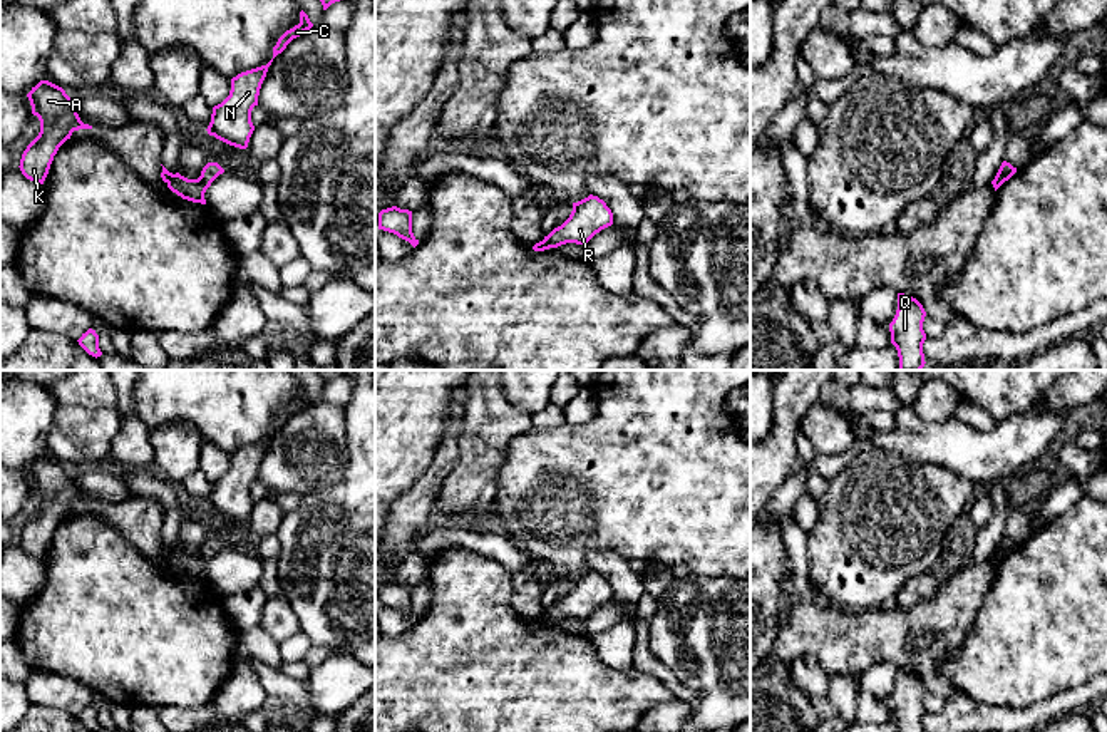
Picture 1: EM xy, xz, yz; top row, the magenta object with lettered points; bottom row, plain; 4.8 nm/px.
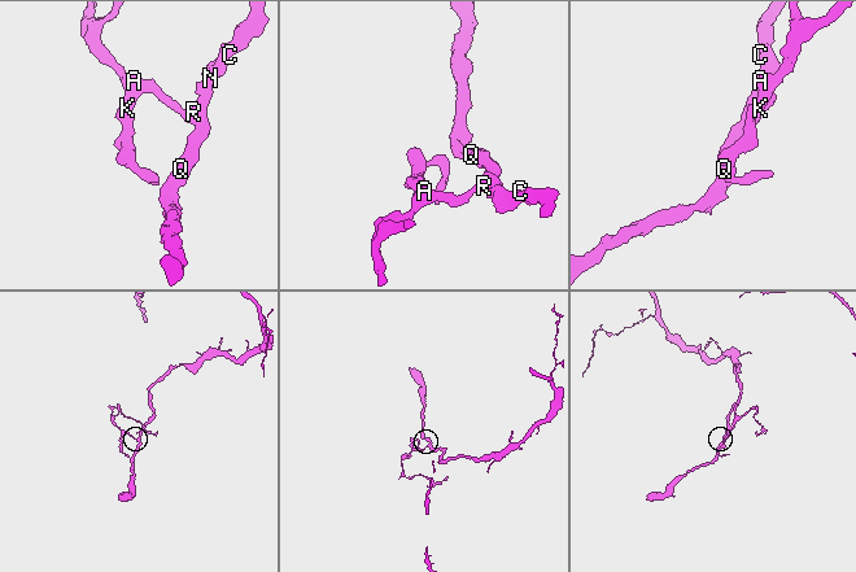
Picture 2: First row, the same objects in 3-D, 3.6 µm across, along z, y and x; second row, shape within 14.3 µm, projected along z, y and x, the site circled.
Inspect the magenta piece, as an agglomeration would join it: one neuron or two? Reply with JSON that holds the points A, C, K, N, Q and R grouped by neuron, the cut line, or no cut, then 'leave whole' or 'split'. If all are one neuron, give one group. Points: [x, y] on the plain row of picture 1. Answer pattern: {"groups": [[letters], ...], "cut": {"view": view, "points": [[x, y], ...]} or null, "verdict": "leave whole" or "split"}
{"groups": [["A", "K"], ["C", "N", "Q", "R"]], "cut": {"view": "xy", "points": [[175, 550], [168, 558]]}, "verdict": "split"}

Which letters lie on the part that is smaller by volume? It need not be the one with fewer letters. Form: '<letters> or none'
A, K

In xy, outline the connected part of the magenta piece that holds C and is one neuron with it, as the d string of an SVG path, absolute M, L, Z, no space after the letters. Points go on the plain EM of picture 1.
M301 385L300 387L300 399L295 400L293 404L286 405L276 417L276 420L273 422L273 434L281 429L286 420L300 412L303 407L310 405L313 402L313 399L310 397L308 390Z

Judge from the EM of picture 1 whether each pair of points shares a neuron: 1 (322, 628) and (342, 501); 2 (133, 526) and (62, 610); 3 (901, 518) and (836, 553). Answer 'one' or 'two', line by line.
1: one
2: two
3: one

